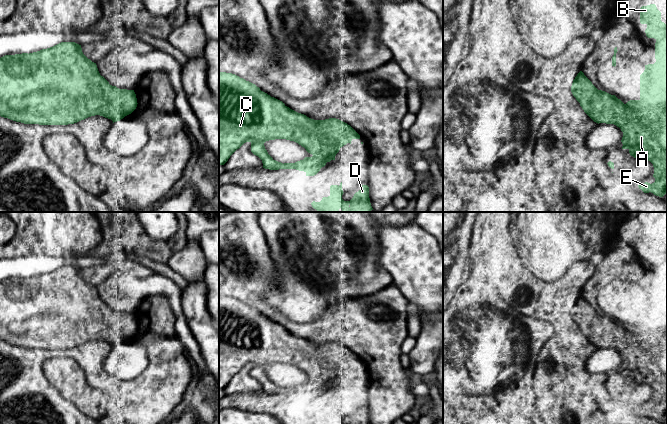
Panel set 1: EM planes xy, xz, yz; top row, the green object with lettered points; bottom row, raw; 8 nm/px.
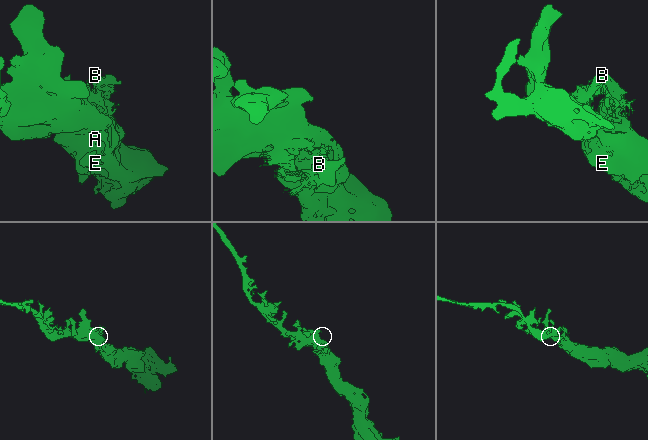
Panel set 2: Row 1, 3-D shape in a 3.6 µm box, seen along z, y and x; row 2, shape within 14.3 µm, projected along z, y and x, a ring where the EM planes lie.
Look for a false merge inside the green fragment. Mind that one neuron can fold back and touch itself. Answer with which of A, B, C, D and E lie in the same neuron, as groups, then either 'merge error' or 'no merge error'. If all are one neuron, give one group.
A B C D E | no merge error

